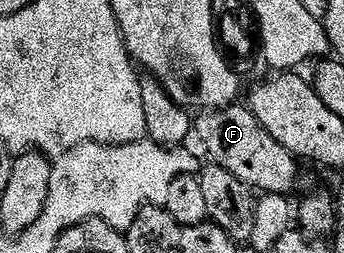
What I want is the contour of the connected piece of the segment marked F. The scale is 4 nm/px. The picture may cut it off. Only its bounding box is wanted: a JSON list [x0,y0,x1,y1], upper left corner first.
[195,103,298,194]

